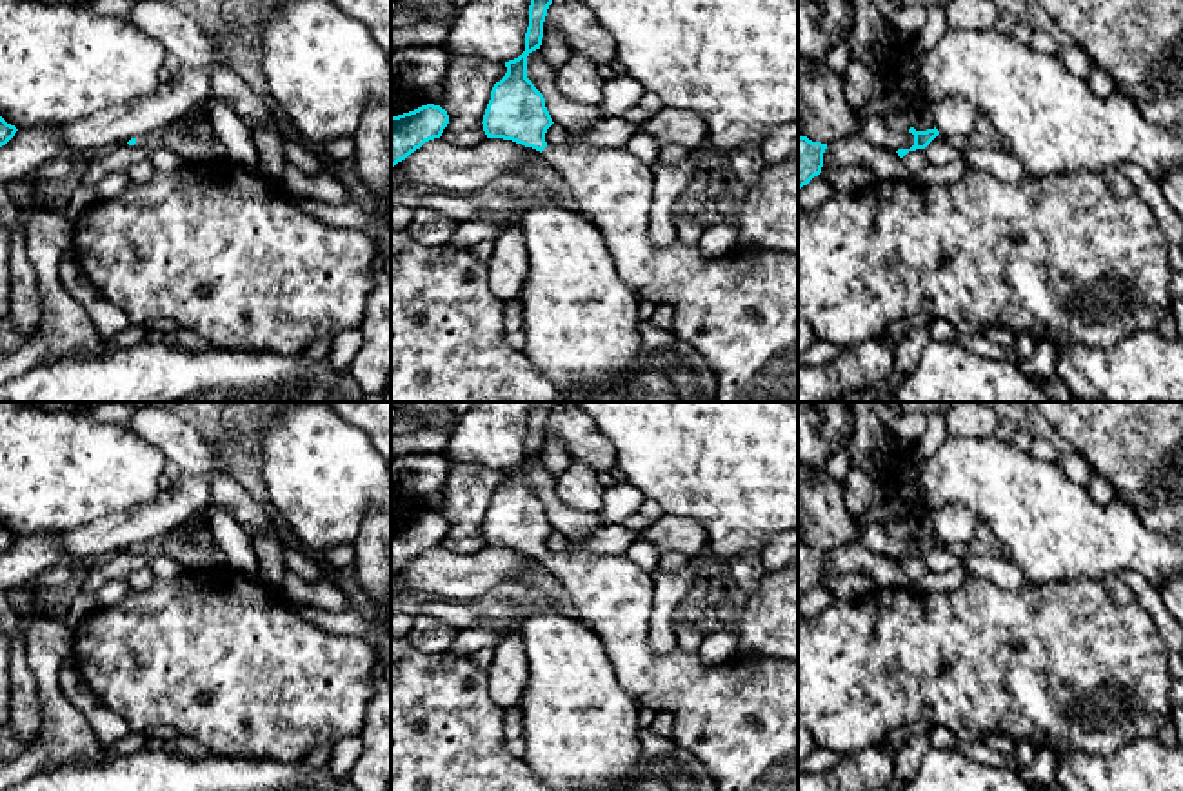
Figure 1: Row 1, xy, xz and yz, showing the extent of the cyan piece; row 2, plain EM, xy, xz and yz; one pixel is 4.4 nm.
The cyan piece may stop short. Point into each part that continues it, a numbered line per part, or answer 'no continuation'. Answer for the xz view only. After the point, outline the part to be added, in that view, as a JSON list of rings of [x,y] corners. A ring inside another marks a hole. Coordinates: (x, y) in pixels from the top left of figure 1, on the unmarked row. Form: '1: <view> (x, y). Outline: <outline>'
1: xz (740, 717). Outline: [[[587,551],[547,553],[542,566],[563,586],[580,616],[601,638],[621,687],[640,706],[674,715],[672,740],[705,764],[718,791],[798,791],[798,660],[738,651],[727,662],[705,666],[700,653],[687,653],[680,646],[658,656],[649,644],[654,600],[651,573],[625,555]]]

